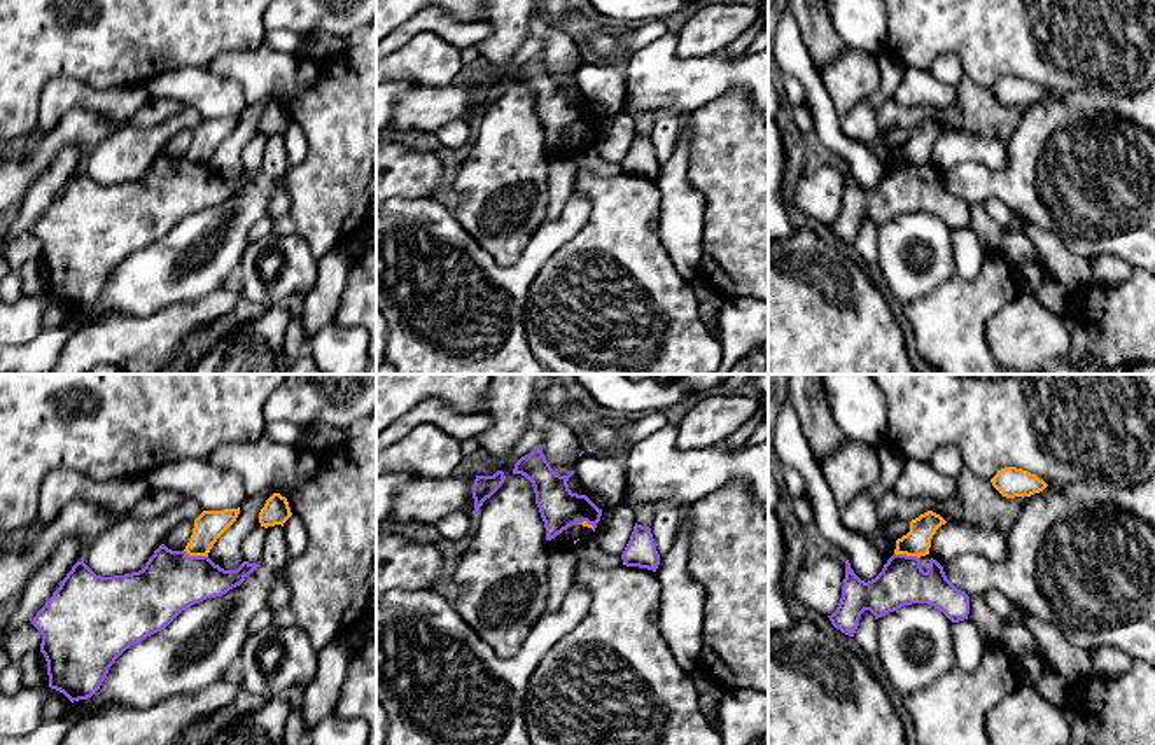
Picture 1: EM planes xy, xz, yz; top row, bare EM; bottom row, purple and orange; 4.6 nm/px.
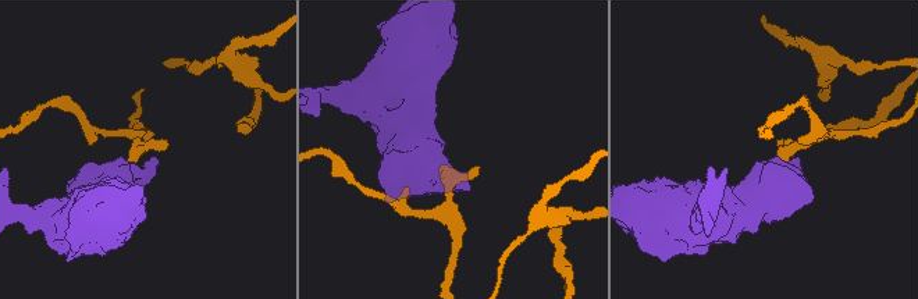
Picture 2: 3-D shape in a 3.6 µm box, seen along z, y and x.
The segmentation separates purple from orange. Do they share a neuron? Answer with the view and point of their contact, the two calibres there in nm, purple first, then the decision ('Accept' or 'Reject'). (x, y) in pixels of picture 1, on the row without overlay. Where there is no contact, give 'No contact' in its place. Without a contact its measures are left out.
Touches purple at yz (905, 163). Thickness 220 nm (purple) against 120 nm. Reject

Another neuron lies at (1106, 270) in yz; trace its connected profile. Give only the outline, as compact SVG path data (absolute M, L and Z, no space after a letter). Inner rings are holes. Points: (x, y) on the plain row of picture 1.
M1099 255L1088 261L1094 283L1106 289L1120 283L1129 276L1134 266L1115 255Z

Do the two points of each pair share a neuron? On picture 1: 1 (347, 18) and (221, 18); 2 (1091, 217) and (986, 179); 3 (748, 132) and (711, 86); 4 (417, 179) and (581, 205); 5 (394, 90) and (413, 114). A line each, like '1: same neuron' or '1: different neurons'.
1: different neurons
2: same neuron
3: different neurons
4: different neurons
5: different neurons

